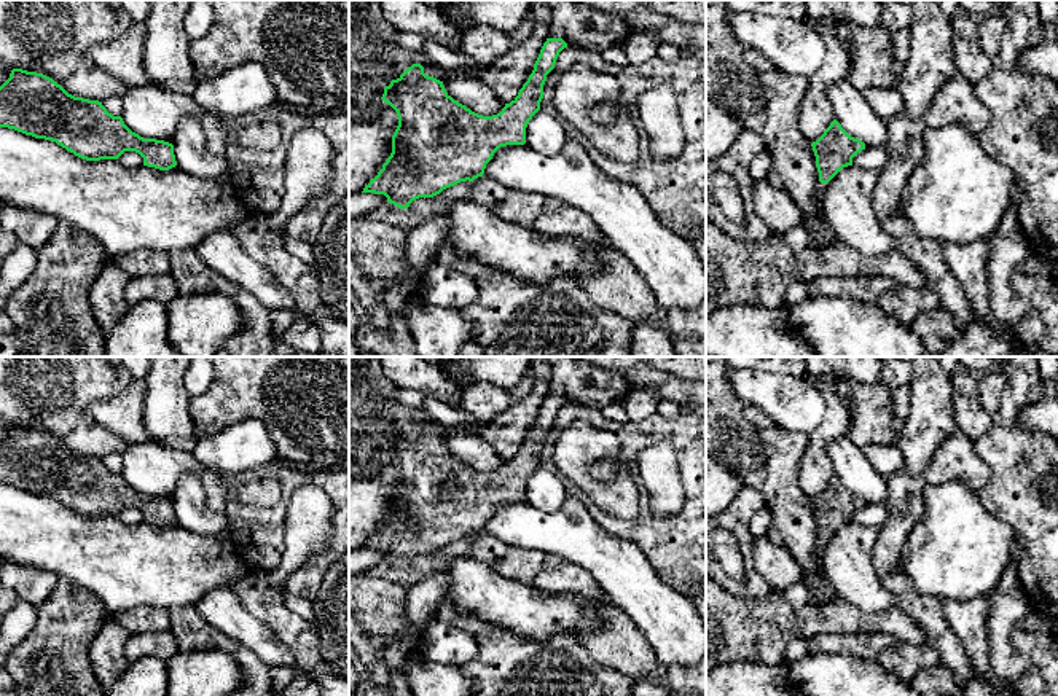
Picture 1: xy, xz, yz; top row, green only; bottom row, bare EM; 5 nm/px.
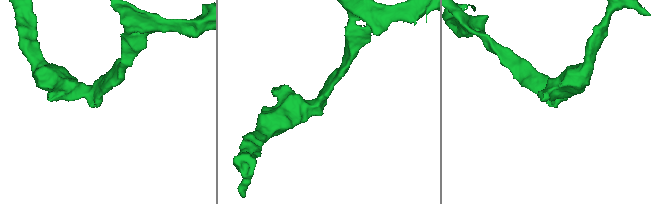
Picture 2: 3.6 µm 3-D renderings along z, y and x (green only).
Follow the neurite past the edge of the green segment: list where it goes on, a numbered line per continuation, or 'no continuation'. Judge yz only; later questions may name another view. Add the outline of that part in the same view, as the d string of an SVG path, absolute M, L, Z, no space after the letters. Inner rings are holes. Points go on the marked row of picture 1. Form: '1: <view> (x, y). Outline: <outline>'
1: yz (821, 233). Outline: M817 178L817 190L814 196L814 202L817 205L817 217L803 220L803 225L811 236L811 245L816 247L825 247L837 240L830 225L825 221L825 217L822 213L822 197L827 185L829 183L821 183Z

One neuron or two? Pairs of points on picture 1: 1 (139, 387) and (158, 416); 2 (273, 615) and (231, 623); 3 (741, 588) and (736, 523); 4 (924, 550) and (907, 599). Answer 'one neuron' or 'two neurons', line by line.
1: two neurons
2: two neurons
3: one neuron
4: two neurons

